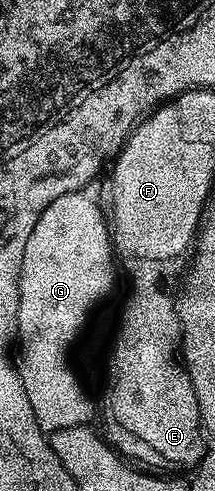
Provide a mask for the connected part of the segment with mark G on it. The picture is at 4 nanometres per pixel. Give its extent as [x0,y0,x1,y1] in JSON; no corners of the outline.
[17,192,117,405]

